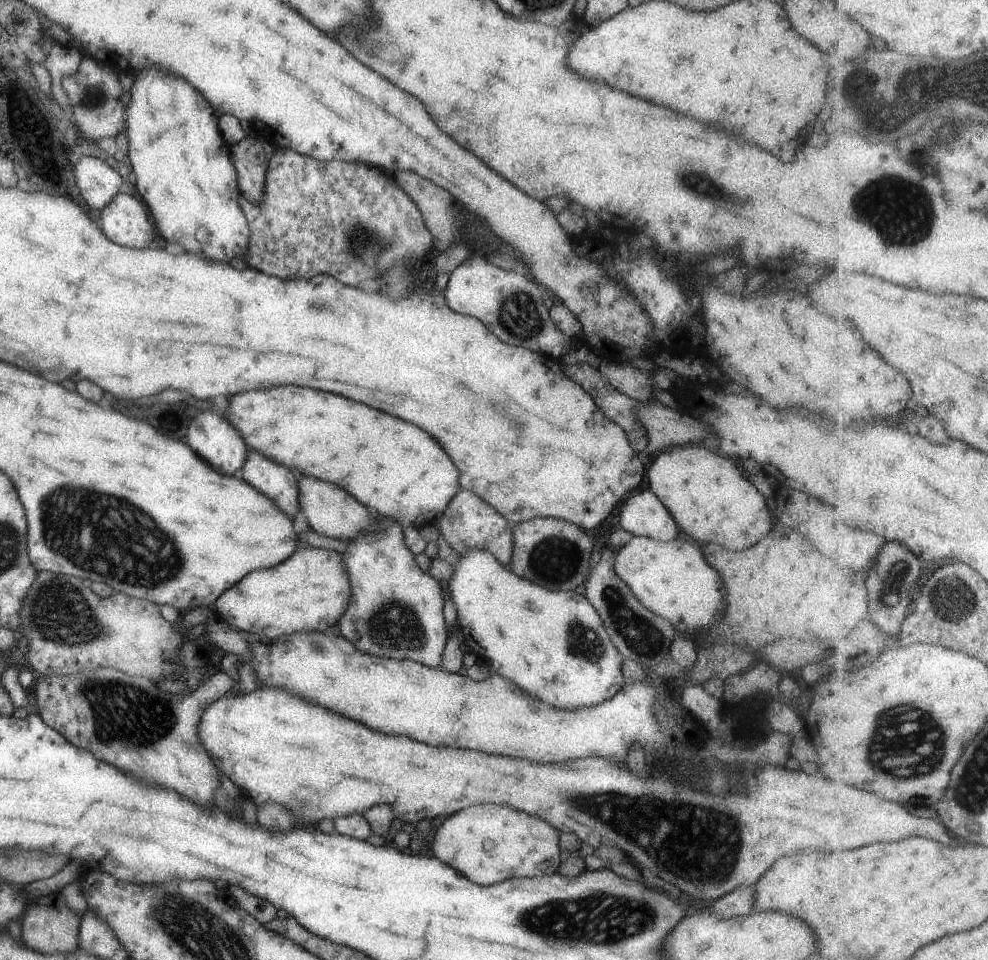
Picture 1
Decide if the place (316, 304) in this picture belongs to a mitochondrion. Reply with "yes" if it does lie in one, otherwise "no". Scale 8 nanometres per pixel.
yes

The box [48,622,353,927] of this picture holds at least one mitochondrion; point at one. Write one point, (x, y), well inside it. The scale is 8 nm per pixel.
(135, 717)

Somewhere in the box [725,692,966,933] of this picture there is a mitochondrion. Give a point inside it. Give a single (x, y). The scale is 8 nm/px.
(905, 743)

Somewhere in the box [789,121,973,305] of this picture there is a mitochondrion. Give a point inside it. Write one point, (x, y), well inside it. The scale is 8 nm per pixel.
(902, 212)

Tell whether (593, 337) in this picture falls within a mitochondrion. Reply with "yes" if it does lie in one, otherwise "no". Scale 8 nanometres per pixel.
no

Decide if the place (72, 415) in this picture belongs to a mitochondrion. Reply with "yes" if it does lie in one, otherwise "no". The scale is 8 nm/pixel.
no

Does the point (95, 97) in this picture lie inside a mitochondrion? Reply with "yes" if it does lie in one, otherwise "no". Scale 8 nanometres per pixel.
yes

